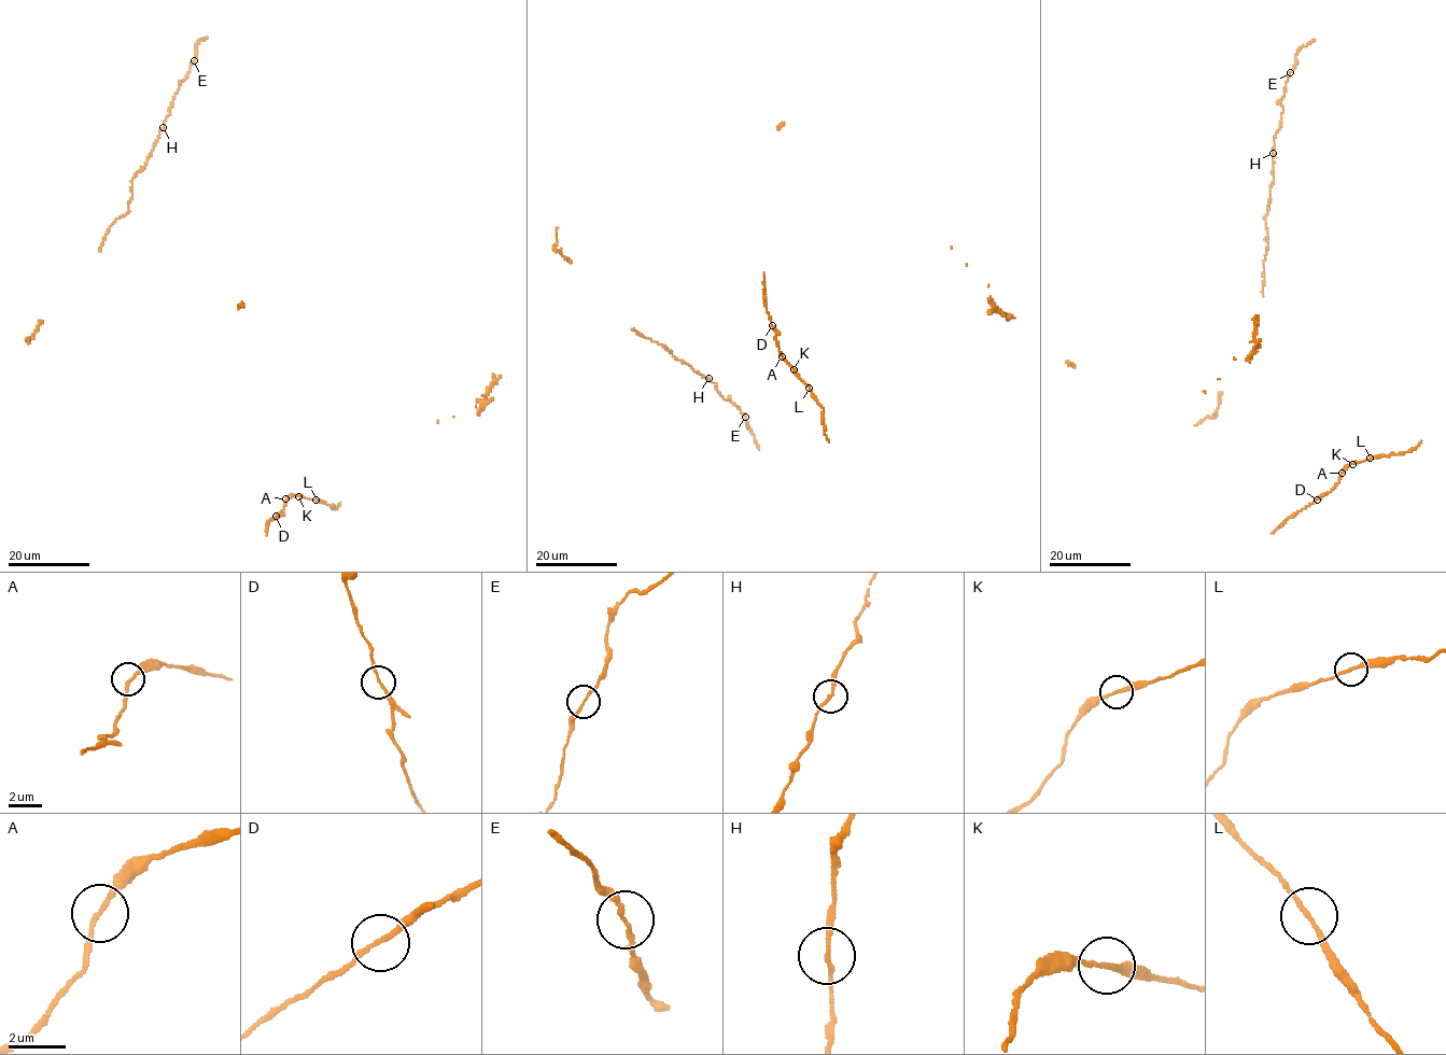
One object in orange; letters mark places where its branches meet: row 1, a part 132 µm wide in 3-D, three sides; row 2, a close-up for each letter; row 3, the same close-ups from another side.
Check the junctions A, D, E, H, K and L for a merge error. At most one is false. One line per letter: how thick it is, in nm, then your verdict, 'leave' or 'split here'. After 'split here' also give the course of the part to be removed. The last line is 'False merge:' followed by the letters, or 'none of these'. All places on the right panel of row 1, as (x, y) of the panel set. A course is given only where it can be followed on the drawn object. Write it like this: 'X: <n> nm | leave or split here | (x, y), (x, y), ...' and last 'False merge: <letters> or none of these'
A: 160 nm | leave
D: 150 nm | leave
E: 140 nm | leave
H: 160 nm | leave
K: 170 nm | leave
L: 160 nm | split here | (1370, 459), (1404, 453), (1420, 441)
False merge: L

